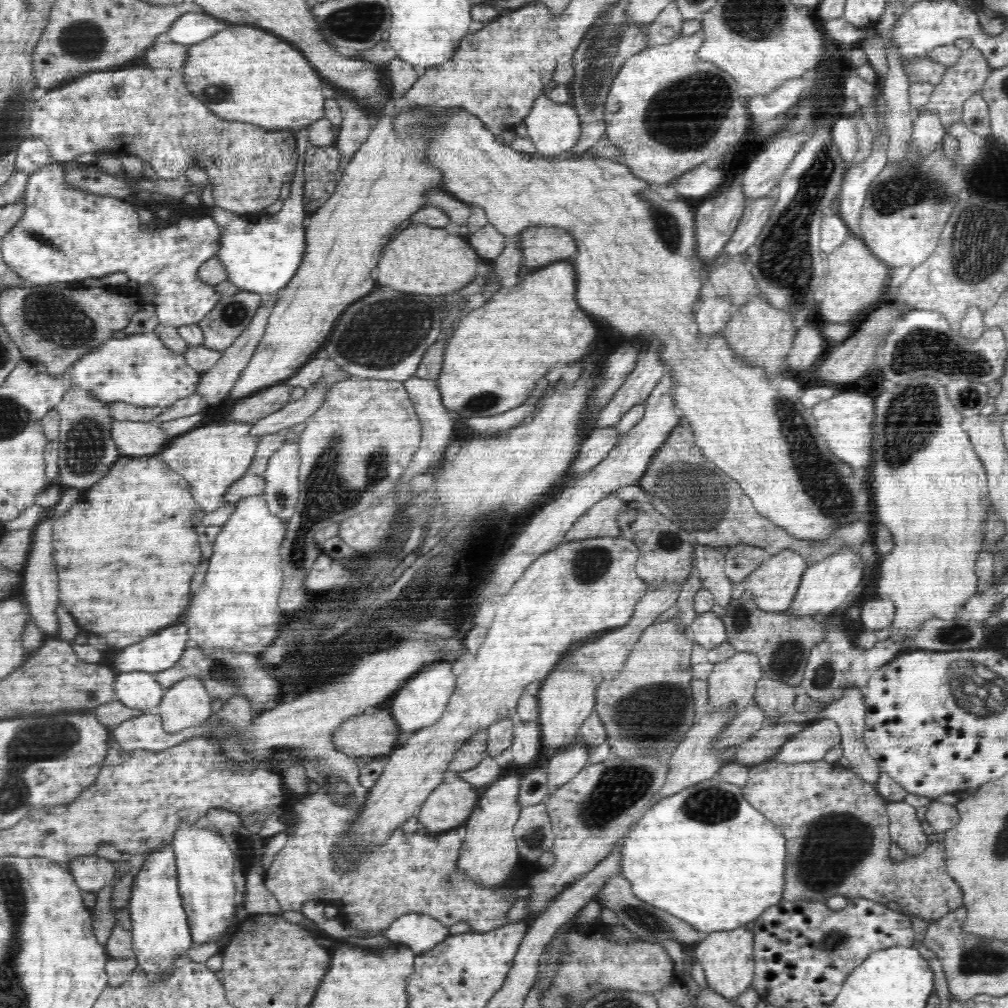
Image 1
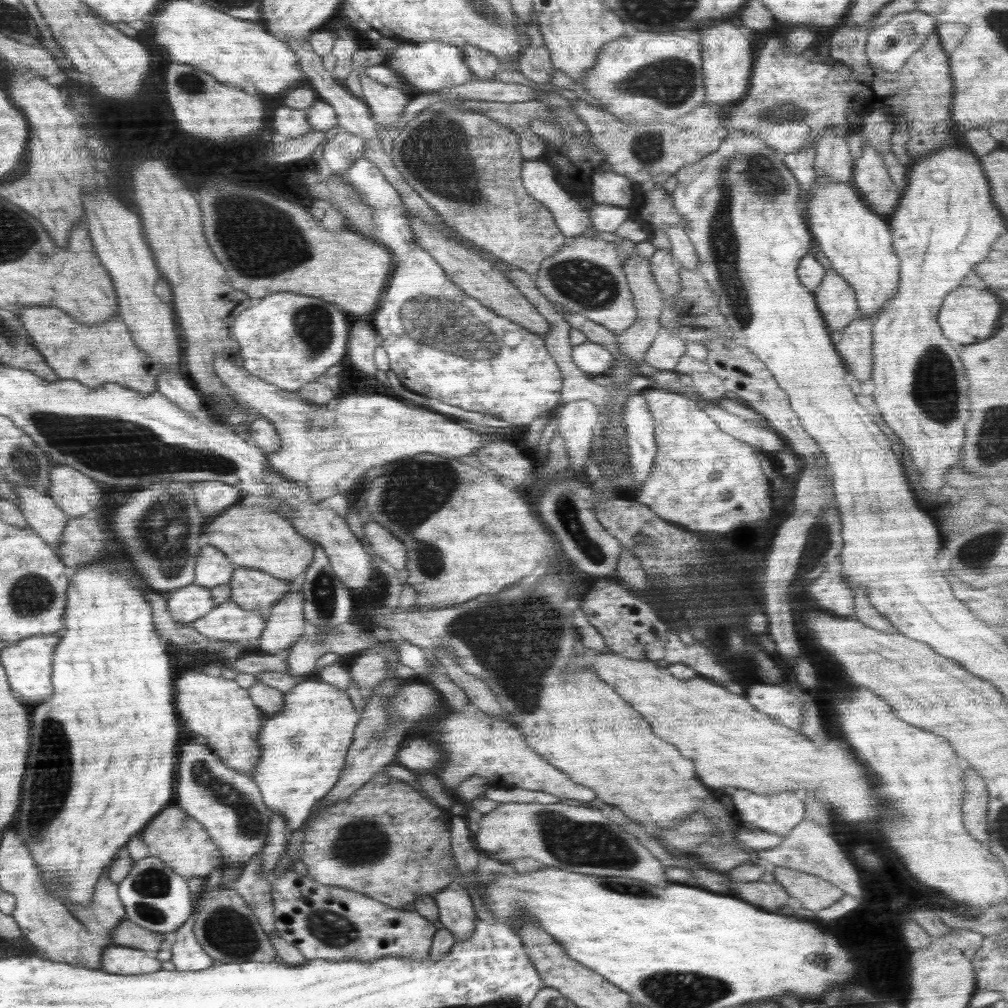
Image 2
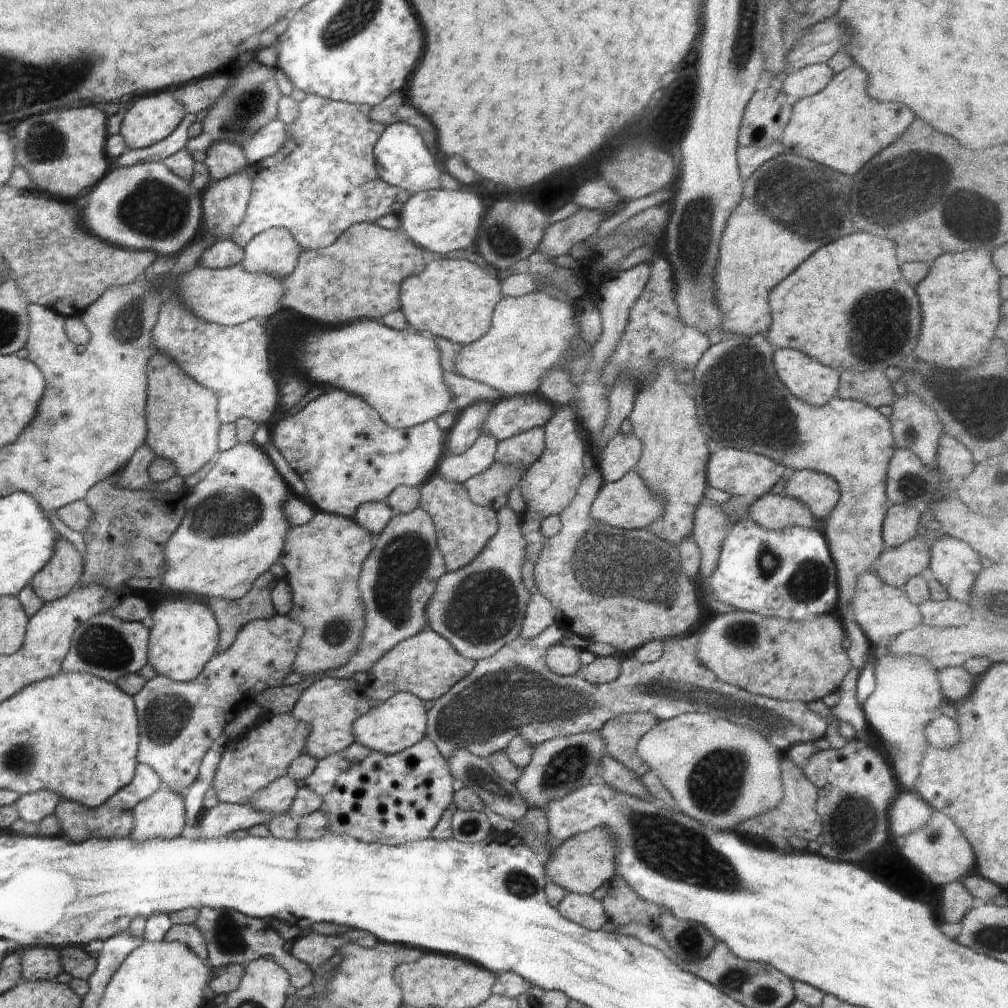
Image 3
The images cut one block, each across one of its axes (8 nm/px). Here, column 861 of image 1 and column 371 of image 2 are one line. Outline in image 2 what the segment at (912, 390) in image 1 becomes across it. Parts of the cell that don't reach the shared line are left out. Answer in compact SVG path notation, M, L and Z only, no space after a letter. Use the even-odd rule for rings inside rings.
M383 653L358 656L347 669L351 682L354 682L363 694L376 687L386 675L390 675L388 662Z

